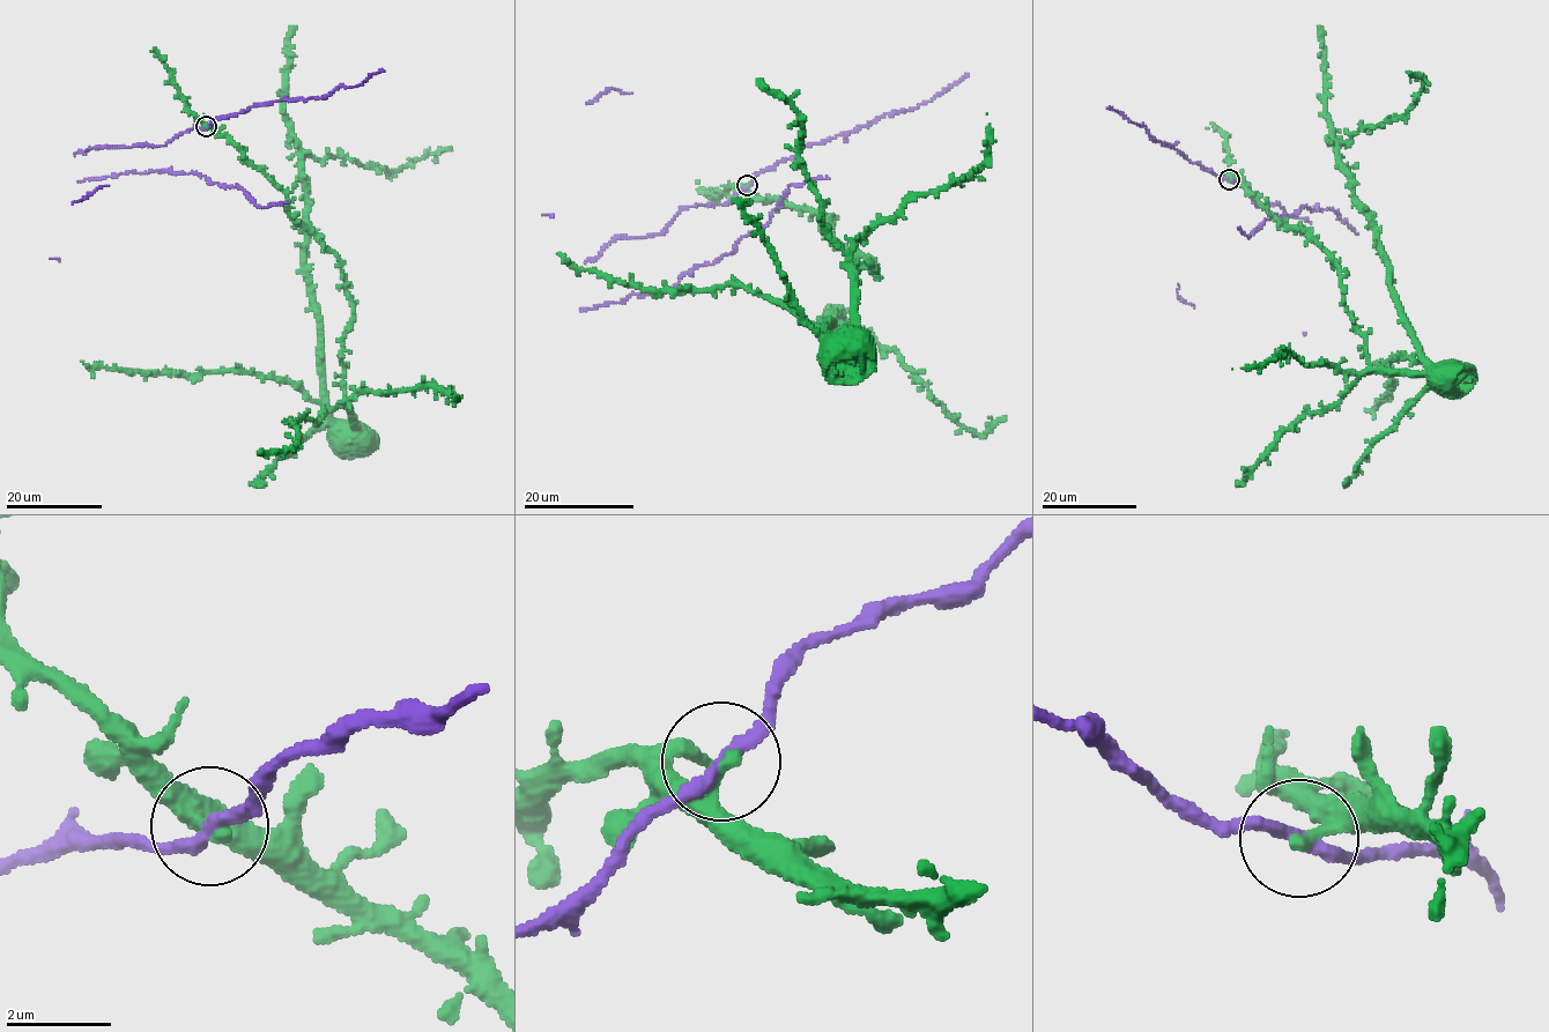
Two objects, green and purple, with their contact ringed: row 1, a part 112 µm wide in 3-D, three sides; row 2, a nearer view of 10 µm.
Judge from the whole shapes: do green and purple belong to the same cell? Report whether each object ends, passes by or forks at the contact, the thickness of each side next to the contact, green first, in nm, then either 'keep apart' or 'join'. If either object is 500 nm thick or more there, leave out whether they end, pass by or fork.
green passes by; purple passes by; 240 nm thick on the green side, 260 nm on the other; keep apart

